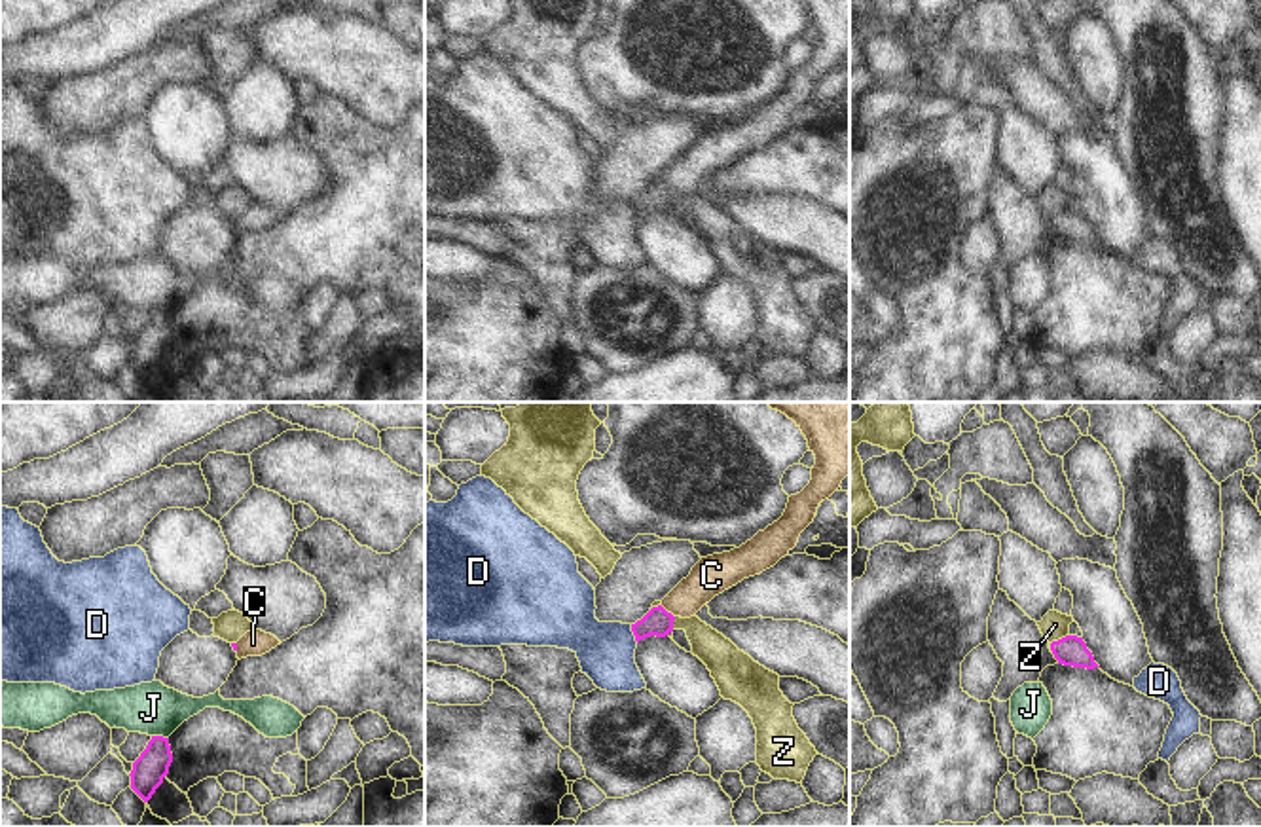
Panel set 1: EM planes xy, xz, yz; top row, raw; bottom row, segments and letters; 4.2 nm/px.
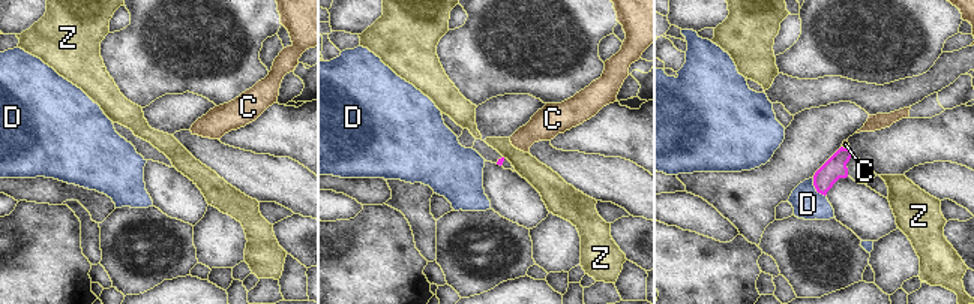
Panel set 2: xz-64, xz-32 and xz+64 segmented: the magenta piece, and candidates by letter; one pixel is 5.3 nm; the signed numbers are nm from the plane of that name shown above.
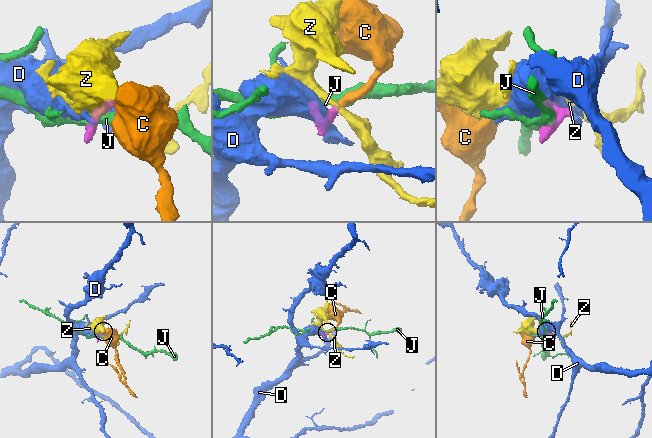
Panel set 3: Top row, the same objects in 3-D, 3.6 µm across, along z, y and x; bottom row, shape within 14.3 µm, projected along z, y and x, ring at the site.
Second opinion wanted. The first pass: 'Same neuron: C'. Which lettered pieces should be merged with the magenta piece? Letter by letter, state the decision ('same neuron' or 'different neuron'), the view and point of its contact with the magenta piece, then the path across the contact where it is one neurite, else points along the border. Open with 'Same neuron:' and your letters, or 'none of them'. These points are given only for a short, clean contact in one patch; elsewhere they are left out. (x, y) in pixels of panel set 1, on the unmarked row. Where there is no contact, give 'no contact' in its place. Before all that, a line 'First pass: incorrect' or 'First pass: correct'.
First pass: correct
Same neuron: C
C: same neuron | xz (666, 186) | across xz (658, 198), (666, 186), (712, 150)
D: different neuron | xz (634, 209) | along xz (630, 200), (638, 217)
J: different neuron | xy (160, 312) | along xy (152, 310), (167, 313)
Z: different neuron | yz (1059, 215) | along yz (1068, 209), (1051, 219)

